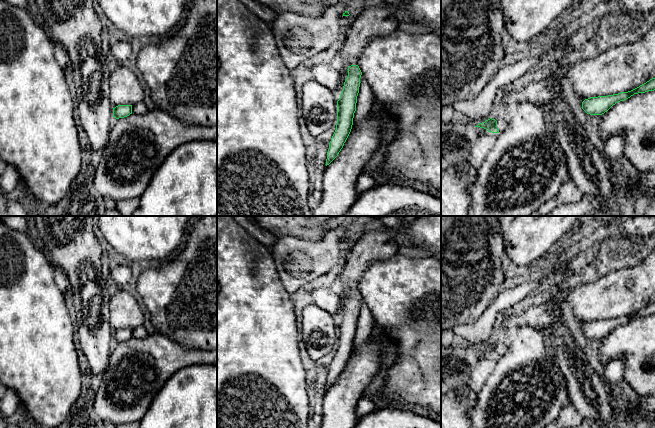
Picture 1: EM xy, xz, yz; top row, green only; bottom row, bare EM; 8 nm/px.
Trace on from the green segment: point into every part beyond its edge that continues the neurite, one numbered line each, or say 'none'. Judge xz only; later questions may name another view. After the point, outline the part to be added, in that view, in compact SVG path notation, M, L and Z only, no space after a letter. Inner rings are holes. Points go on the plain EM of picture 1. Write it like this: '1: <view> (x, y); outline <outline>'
none

